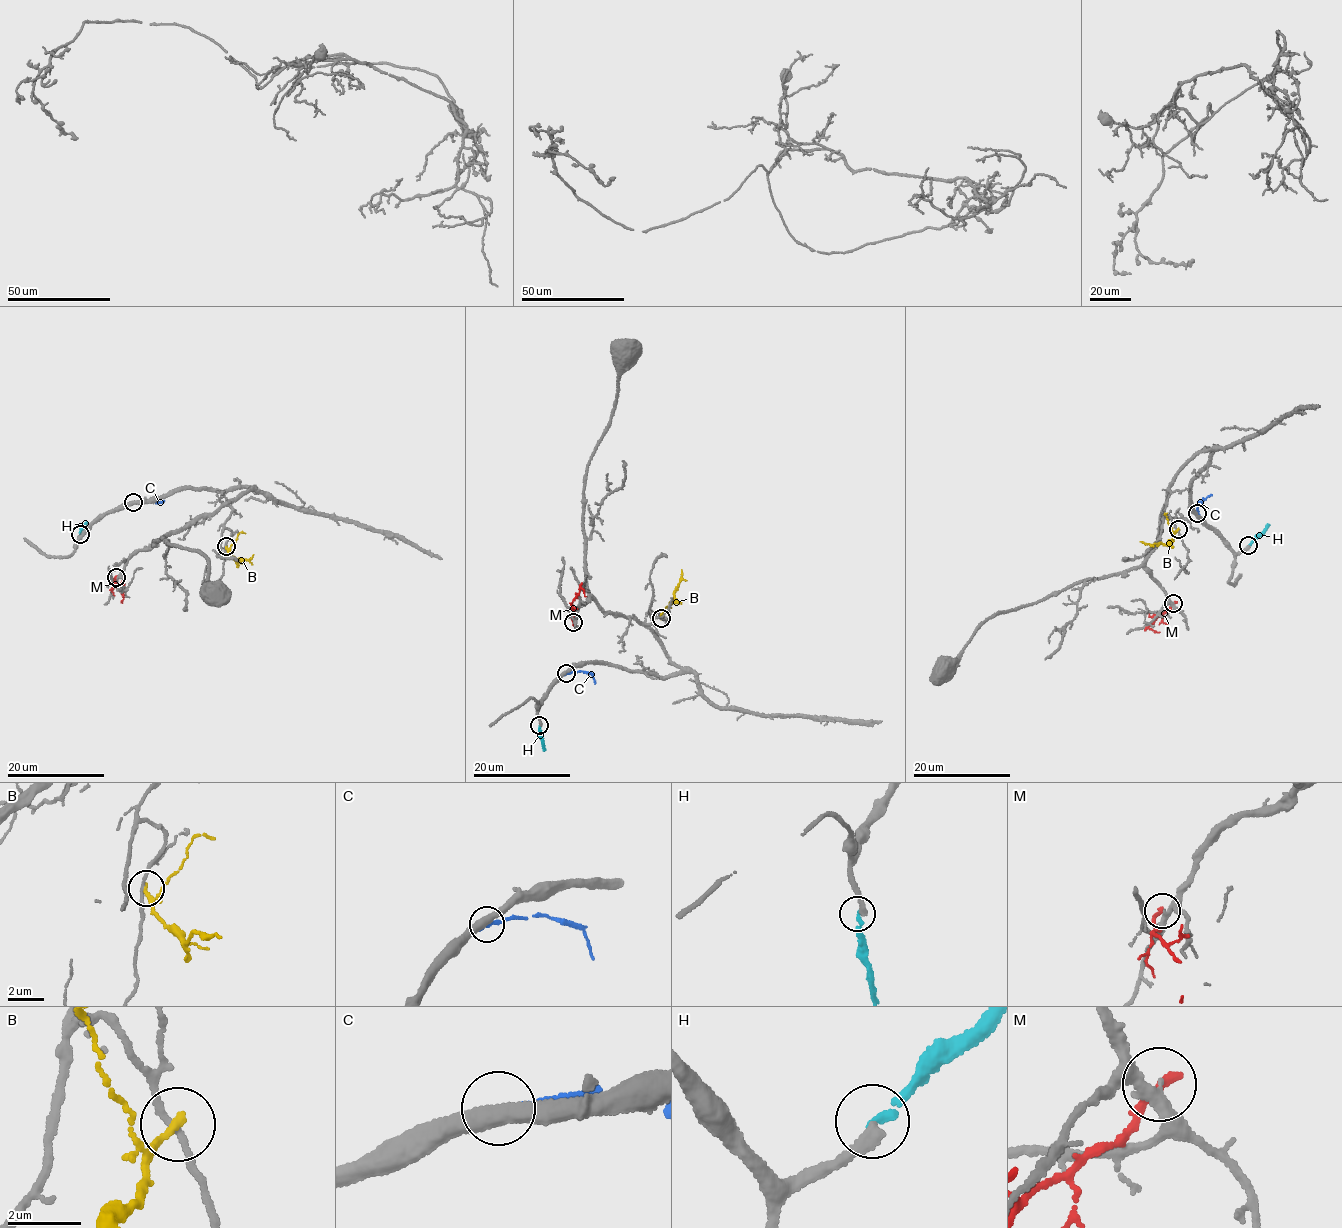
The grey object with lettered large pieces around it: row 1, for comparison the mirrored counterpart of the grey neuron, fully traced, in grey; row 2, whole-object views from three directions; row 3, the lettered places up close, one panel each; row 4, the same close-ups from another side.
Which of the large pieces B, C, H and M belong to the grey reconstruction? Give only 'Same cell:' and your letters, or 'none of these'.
Same cell: none of these

